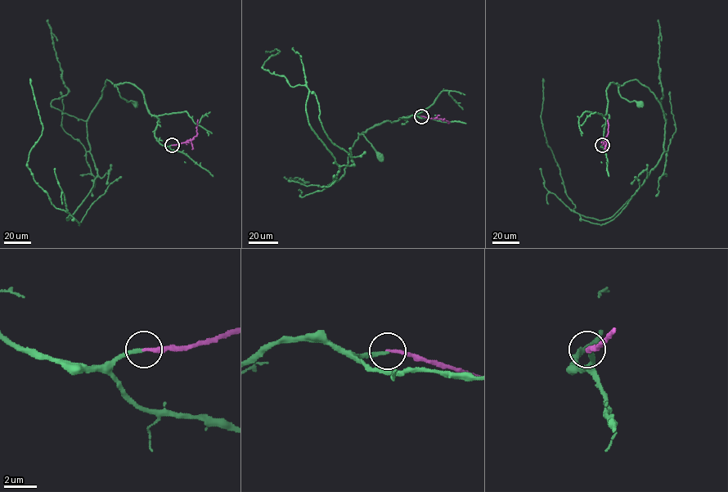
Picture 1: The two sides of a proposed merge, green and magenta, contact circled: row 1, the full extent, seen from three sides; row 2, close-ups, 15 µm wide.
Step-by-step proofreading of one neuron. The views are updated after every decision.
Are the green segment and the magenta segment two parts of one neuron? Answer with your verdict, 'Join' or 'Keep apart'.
Join

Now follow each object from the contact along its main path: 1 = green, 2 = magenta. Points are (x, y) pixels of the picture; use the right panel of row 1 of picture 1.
1: (602, 145), (606, 90), (610, 83), (619, 85), (622, 97), (640, 102)
2: (602, 145), (608, 134), (608, 119)

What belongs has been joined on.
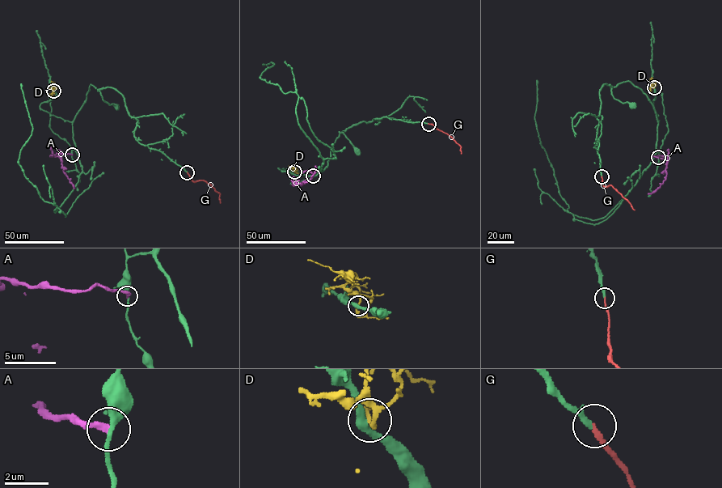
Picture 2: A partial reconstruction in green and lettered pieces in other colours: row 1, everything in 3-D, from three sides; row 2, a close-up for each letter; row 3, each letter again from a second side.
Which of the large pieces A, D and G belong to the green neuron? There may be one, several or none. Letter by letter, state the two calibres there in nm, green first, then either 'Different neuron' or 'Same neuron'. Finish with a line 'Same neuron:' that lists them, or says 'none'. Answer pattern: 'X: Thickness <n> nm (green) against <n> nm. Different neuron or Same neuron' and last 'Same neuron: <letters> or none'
A: Thickness 320 nm (green) against 280 nm. Different neuron
D: Thickness 360 nm (green) against 260 nm. Different neuron
G: Thickness 220 nm (green) against 190 nm. Same neuron
Same neuron: G

